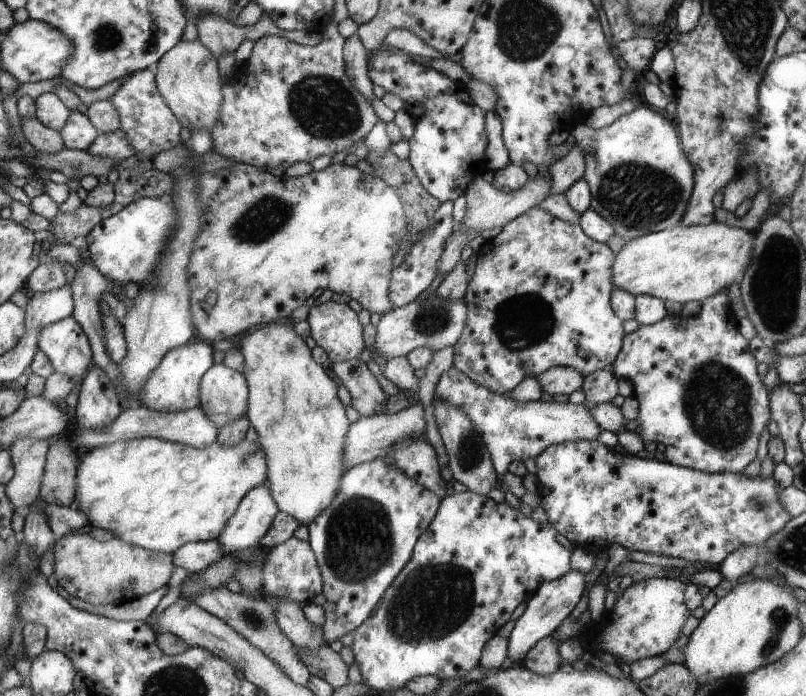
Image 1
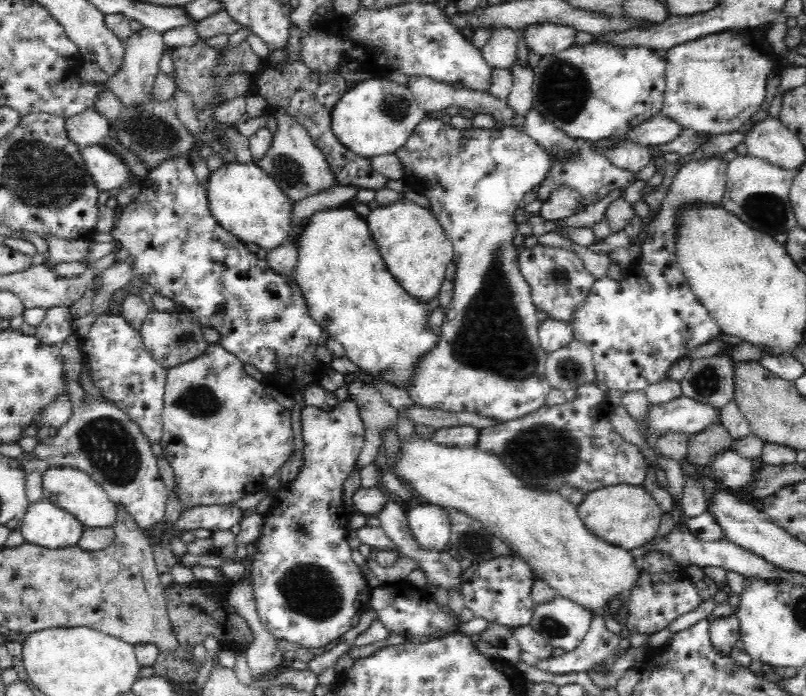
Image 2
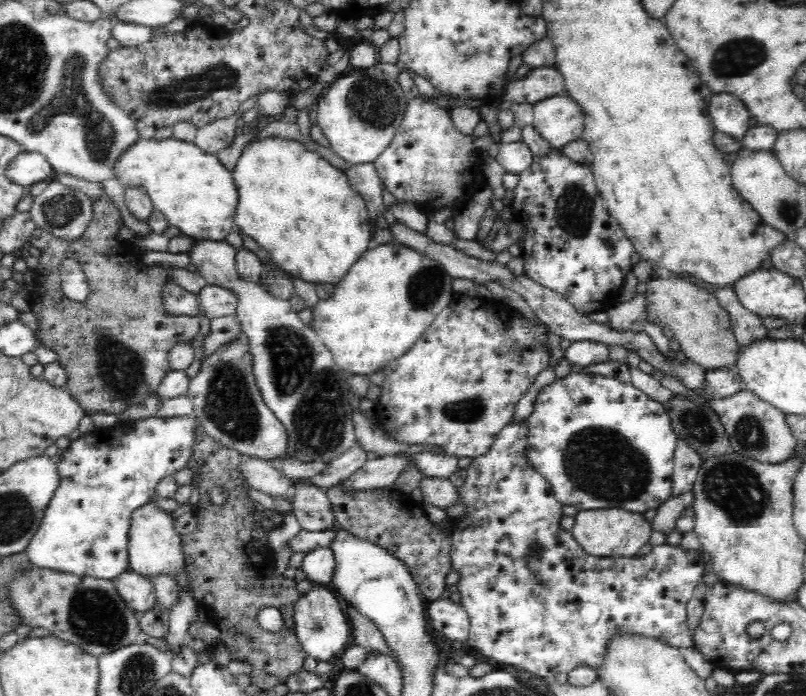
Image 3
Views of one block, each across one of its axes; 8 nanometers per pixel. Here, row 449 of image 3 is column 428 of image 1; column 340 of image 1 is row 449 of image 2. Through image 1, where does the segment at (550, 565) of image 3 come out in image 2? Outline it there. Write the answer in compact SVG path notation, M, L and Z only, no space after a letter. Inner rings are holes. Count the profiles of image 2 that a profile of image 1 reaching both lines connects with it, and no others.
M586 383L577 390L577 396L572 402L547 407L545 404L536 408L522 418L496 423L494 426L478 429L476 448L498 456L502 464L510 468L518 479L526 483L526 487L538 491L559 492L561 488L578 489L586 496L589 492L597 491L610 485L629 484L642 486L646 476L646 461L632 445L614 430L610 423L612 404L606 401L606 392L602 392L594 383Z

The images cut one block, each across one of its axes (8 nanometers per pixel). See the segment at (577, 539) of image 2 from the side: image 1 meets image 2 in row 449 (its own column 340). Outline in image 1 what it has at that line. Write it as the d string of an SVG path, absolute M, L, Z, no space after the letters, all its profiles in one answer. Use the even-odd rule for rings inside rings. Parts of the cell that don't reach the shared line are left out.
M269 322L247 330L234 341L243 354L243 375L248 383L246 417L257 433L257 444L264 450L268 463L265 483L281 512L295 518L299 525L313 522L331 504L345 472L344 447L350 428L343 404L335 396L335 384L321 365L313 362L310 349L293 332L291 324Z

